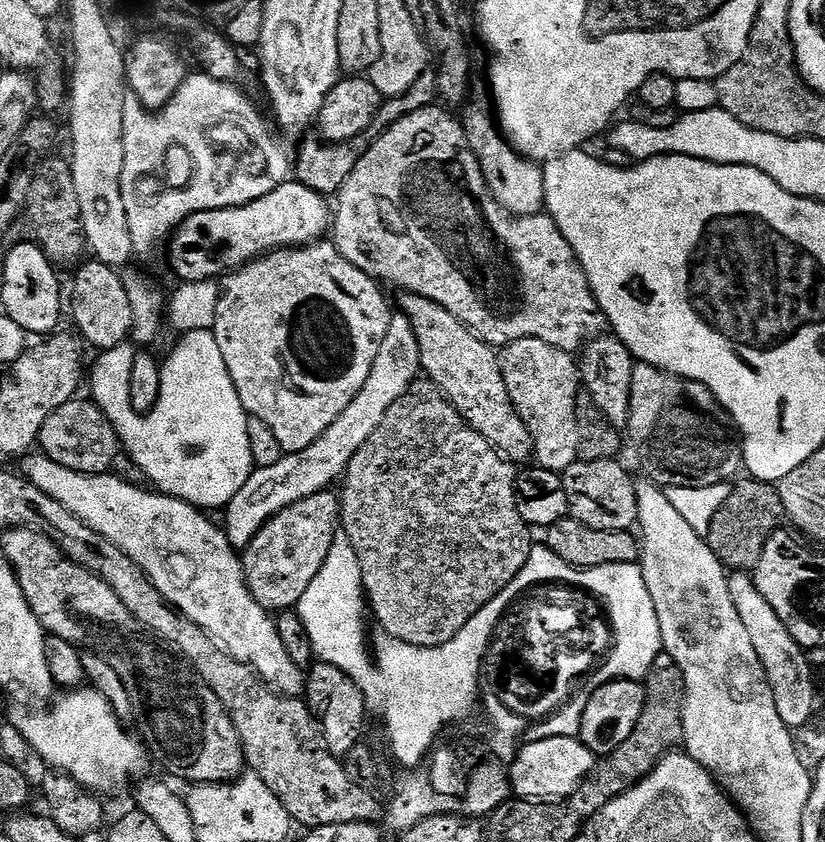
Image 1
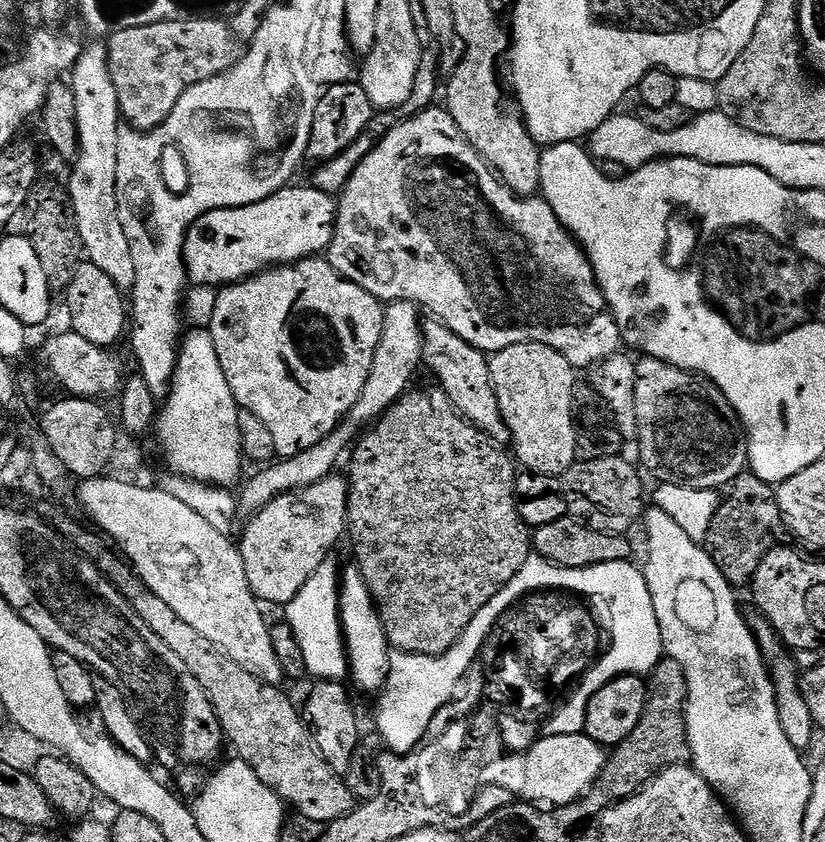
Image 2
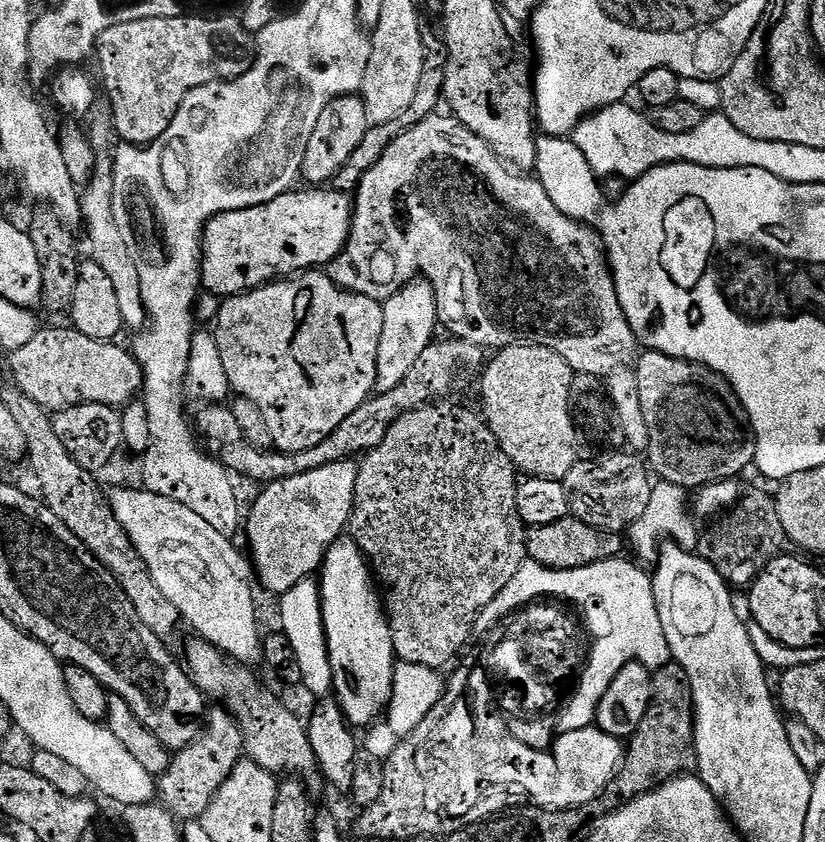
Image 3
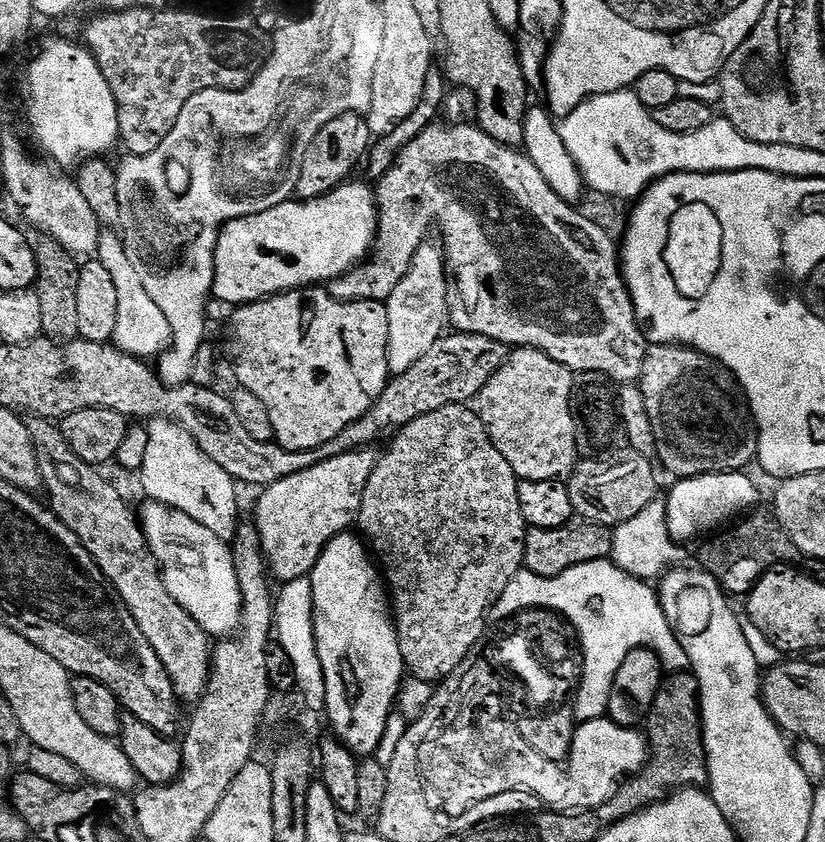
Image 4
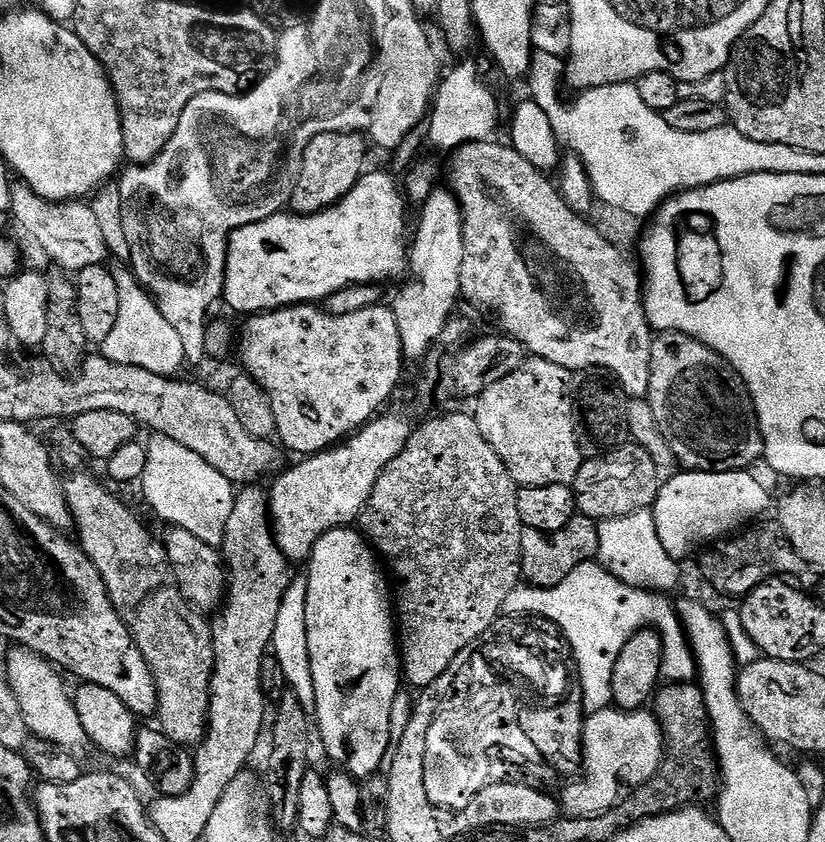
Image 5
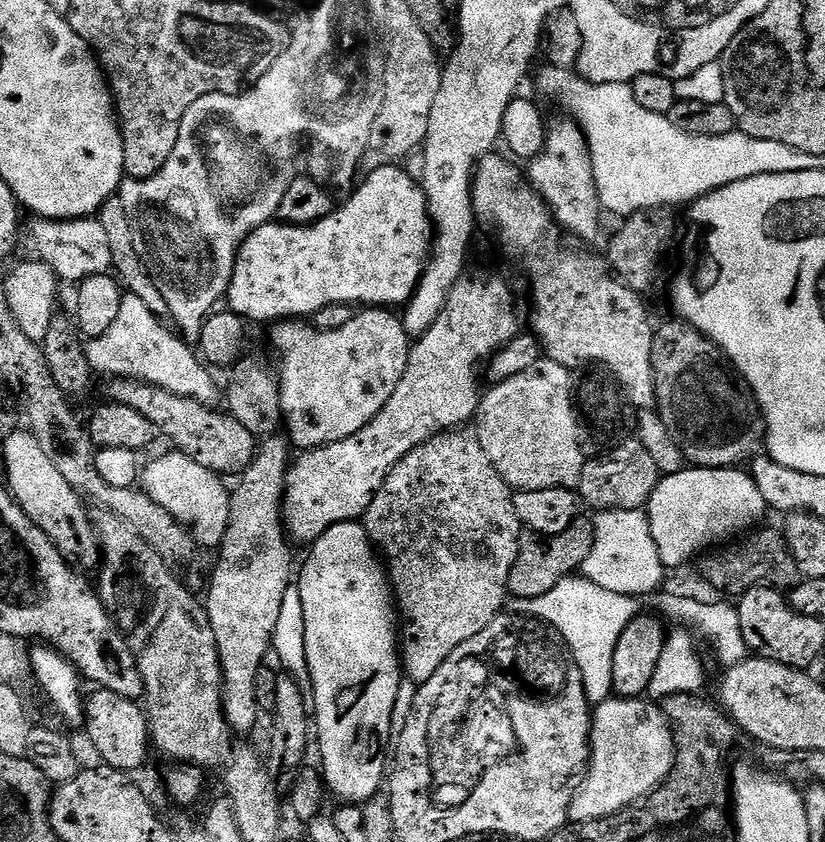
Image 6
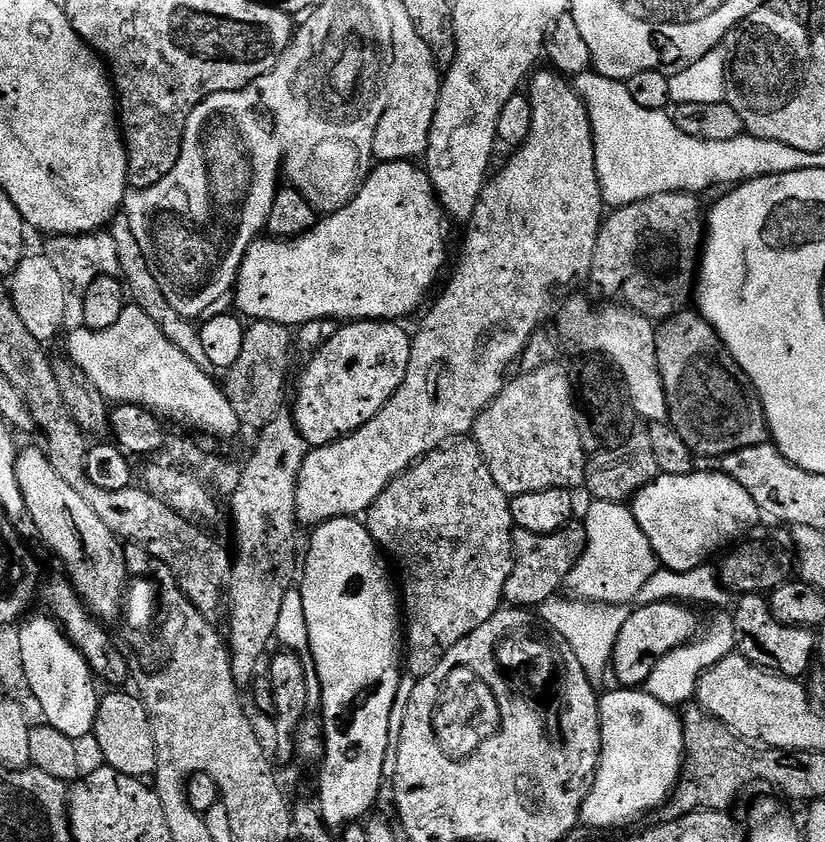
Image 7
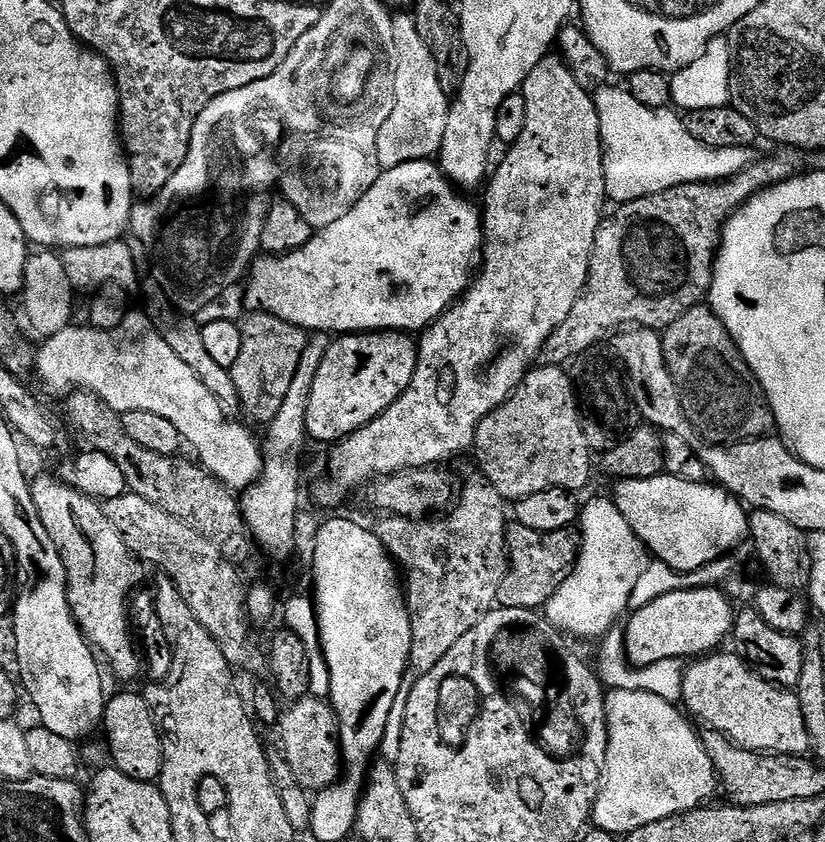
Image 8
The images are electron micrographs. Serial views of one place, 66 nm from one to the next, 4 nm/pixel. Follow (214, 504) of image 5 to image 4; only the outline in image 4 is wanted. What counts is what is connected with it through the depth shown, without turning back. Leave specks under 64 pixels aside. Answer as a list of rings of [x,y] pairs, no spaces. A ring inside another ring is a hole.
[[[157,418],[146,424],[146,462],[142,462],[138,479],[148,495],[149,501],[165,504],[192,518],[217,538],[231,542],[236,537],[236,529],[241,523],[240,500],[236,497],[237,481],[232,479],[218,462],[210,462],[206,454],[173,420]]]

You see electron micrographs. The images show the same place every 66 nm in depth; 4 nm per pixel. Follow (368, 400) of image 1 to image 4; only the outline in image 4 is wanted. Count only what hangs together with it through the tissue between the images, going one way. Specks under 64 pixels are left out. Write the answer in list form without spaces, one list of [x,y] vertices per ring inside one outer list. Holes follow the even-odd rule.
[[[425,242],[418,246],[410,262],[410,270],[394,286],[394,294],[386,301],[388,321],[390,322],[390,342],[386,350],[388,370],[392,376],[406,374],[418,358],[423,358],[445,335],[450,320],[450,277],[446,271],[443,247],[439,243]]]

